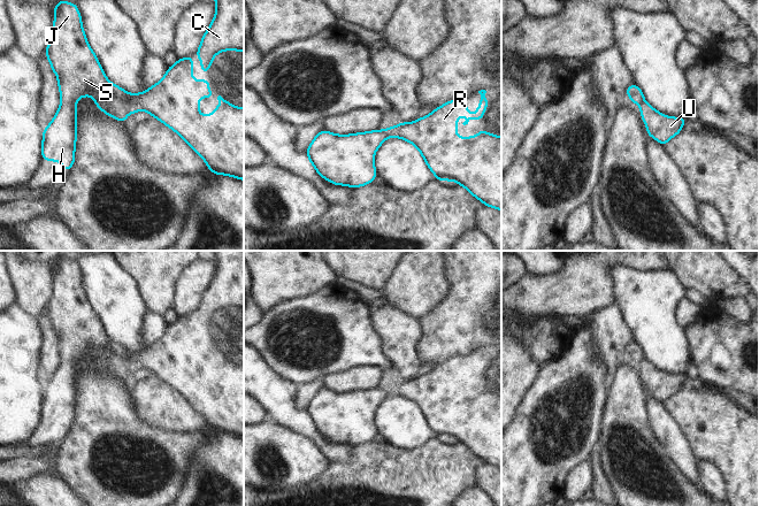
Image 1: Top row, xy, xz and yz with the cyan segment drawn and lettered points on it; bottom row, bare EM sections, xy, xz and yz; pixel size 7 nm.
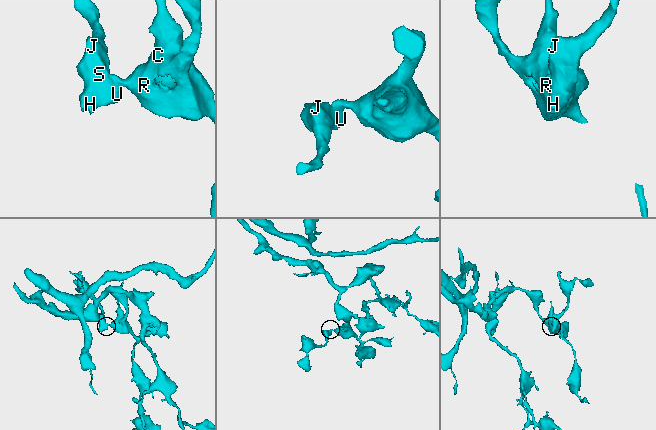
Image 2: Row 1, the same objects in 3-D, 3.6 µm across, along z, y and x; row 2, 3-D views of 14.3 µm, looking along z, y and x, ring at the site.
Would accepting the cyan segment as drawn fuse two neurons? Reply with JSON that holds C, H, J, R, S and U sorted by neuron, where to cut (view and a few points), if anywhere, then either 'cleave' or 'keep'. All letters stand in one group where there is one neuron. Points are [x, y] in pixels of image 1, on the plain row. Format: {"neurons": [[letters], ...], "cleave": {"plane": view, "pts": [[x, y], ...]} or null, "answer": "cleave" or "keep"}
{"neurons": [["C", "R"], ["H", "J", "S", "U"]], "cleave": {"plane": "xy", "pts": [[108, 339], [107, 347], [121, 358], [129, 369]]}, "answer": "cleave"}

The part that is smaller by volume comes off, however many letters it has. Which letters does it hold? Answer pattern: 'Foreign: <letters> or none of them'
Foreign: H, J, S, U

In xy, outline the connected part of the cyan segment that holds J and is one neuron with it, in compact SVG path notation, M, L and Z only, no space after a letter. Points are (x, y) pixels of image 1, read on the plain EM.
M59 258L54 264L54 286L45 309L58 334L61 361L52 380L43 388L40 411L46 419L60 419L69 429L75 420L76 360L79 355L93 354L94 362L102 370L122 381L129 369L126 362L108 348L109 339L87 301L76 261Z

